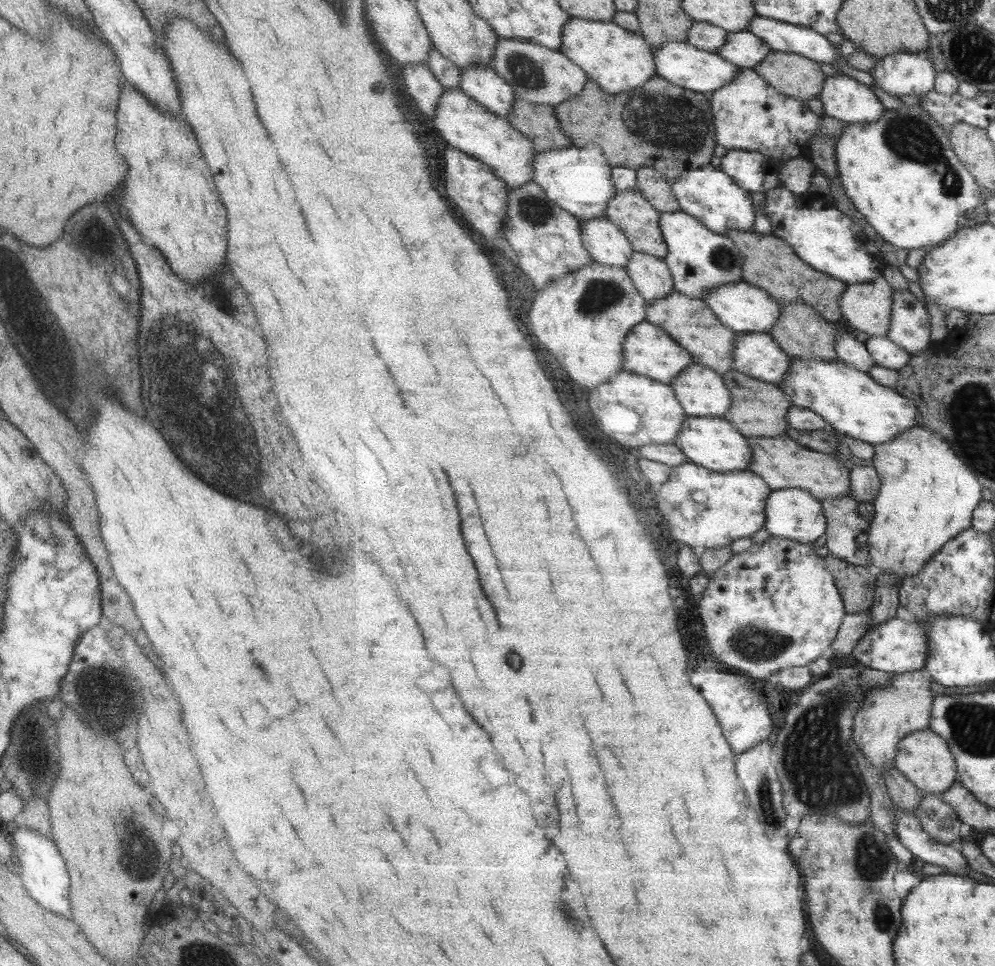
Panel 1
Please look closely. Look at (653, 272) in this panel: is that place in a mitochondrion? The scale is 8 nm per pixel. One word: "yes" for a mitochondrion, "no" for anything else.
no

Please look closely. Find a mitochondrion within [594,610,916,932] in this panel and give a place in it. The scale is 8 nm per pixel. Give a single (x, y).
(820, 775)

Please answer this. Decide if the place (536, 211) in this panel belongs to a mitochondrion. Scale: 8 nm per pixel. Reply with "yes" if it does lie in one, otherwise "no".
yes

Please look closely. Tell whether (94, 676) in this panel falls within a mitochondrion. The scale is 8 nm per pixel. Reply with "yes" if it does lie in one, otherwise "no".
yes

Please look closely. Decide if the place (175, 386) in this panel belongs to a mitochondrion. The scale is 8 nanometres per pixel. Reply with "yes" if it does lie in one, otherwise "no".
yes

